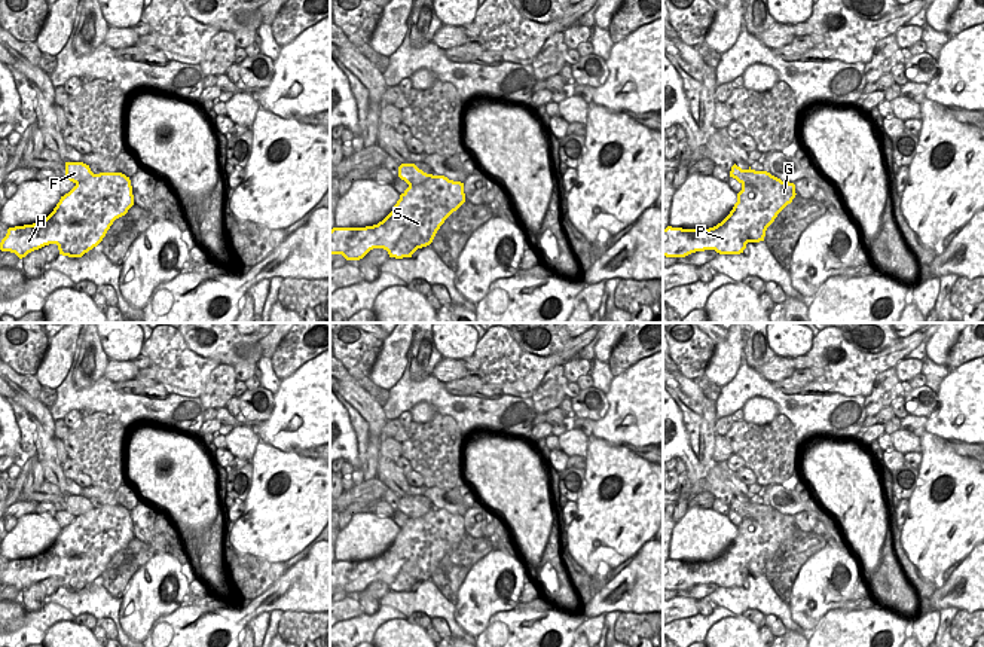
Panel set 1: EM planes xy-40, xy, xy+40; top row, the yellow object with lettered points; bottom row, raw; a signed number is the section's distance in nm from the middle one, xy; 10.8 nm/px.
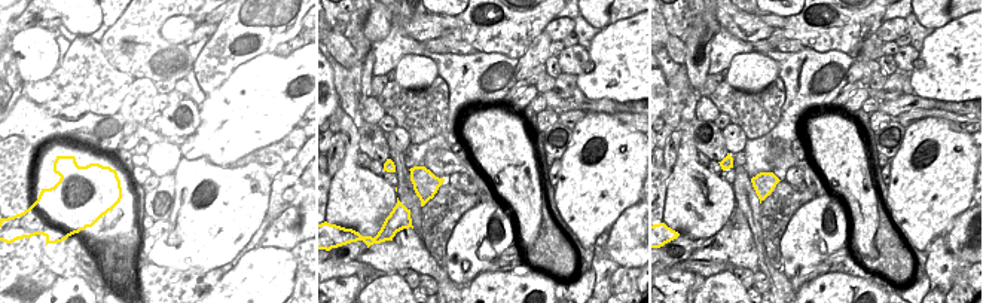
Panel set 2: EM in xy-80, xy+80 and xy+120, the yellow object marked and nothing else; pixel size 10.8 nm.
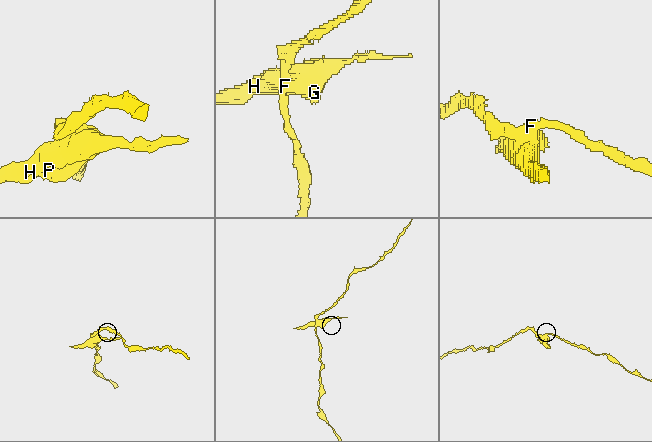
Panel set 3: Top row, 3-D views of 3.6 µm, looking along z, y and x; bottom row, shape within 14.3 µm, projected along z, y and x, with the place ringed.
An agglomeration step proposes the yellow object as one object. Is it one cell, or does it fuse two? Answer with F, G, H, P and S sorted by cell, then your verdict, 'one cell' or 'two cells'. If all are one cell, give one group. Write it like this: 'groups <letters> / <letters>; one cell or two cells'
groups F / G H P S; two cells

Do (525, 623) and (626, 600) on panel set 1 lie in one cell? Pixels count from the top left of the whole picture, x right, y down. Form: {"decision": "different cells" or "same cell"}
{"decision": "same cell"}

